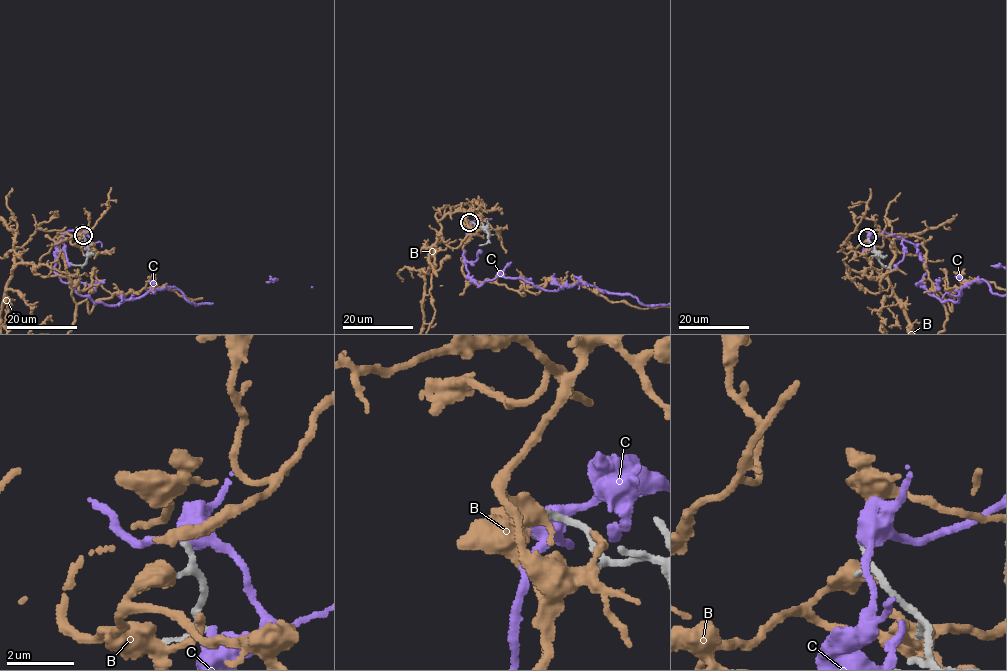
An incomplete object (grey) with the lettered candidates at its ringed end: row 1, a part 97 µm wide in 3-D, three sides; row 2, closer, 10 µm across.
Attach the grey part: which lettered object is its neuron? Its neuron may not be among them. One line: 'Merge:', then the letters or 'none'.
Merge: none

